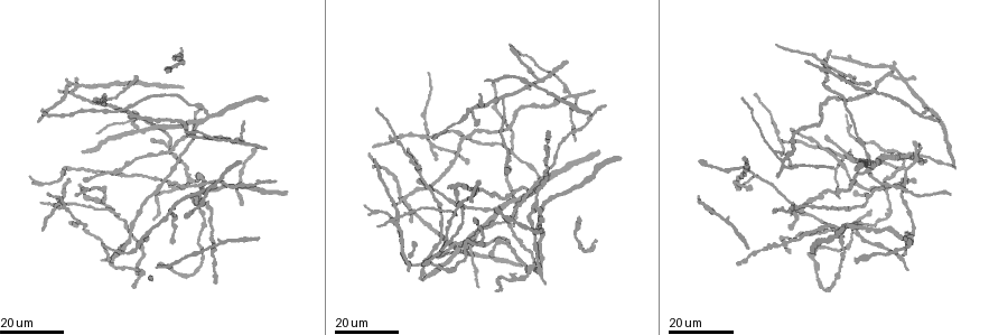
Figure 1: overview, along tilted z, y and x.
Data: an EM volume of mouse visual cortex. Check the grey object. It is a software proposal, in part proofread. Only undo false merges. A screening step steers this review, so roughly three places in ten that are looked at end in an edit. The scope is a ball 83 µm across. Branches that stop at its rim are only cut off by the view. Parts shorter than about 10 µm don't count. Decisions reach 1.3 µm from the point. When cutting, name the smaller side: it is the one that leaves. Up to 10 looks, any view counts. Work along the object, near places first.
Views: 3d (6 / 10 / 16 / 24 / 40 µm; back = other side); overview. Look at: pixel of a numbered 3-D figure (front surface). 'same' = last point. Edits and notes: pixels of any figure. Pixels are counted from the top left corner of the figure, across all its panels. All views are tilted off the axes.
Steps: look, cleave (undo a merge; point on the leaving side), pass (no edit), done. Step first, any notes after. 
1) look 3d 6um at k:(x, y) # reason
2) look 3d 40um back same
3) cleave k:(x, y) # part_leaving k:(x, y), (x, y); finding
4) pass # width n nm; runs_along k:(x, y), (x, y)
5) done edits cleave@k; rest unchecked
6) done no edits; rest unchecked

look 3d 24um at 1:(138, 244) # three-way junction

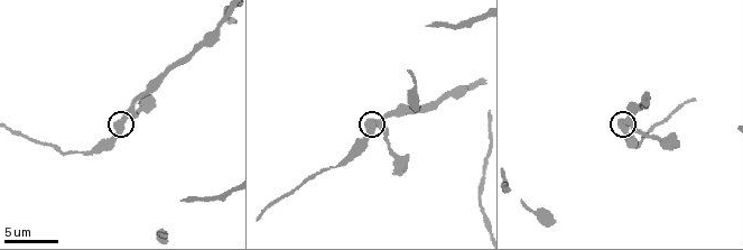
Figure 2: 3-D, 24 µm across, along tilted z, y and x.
look 3d 6um at 2:(121, 125)

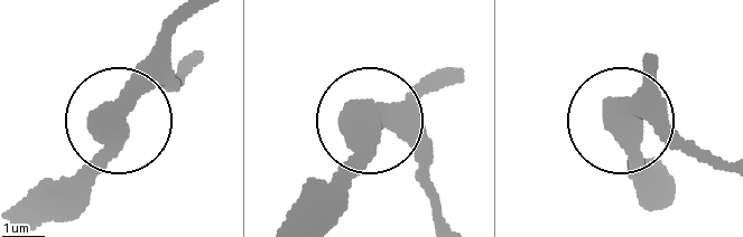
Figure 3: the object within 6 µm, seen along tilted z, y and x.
pass # continuous, no second neuron

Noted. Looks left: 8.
look 3d 24um at 1:(418, 172) # sudden change in width

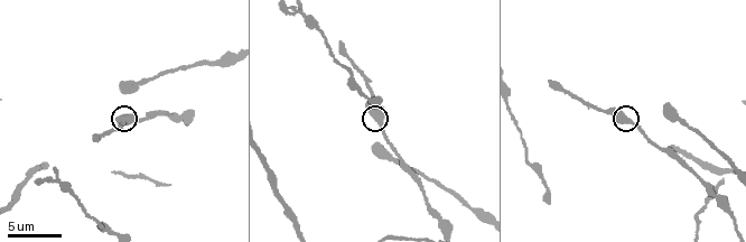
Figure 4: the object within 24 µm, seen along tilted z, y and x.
look 3d 10um at 4:(625, 118) # zoom in

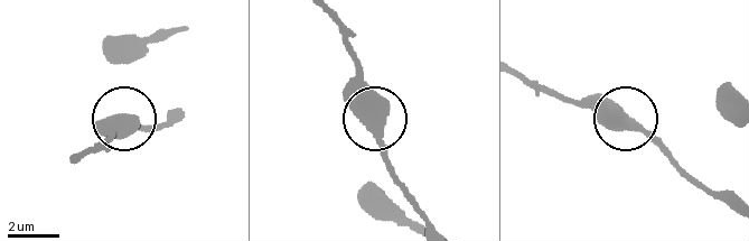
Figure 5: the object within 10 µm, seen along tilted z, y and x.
pass # all the same neuron

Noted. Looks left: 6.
look 3d 24um at 1:(779, 160) # branch point

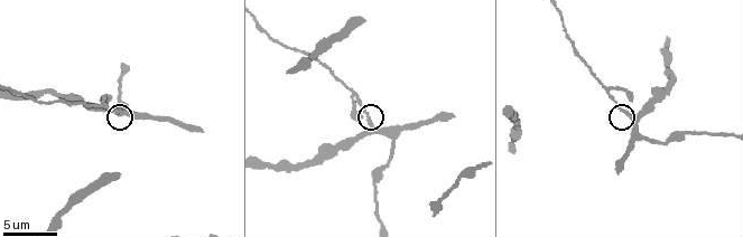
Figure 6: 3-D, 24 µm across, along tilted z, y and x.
look 3d 10um at 6:(372, 126)

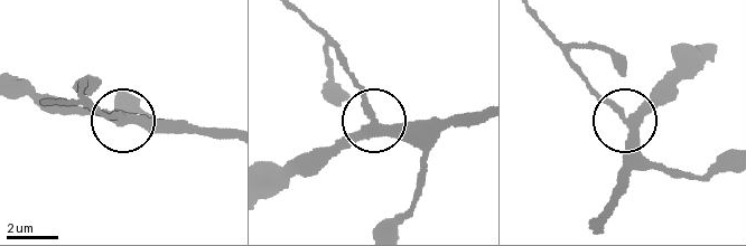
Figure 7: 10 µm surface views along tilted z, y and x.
cleave 7:(105, 117) # arms 3; two neurons meet here

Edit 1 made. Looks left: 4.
look overview

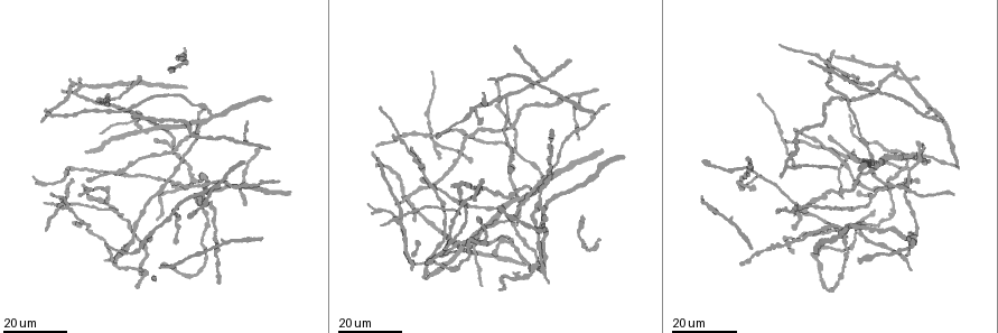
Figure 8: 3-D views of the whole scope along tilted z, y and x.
look 3d 16um at 8:(534, 269)

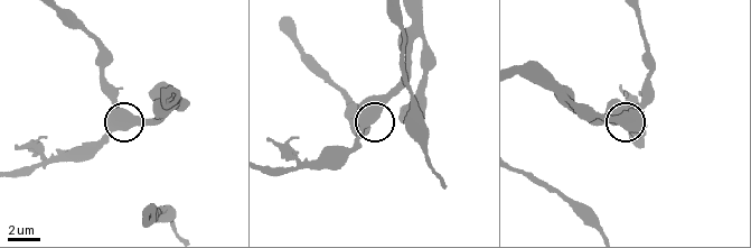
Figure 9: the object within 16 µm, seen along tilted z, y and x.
look 3d 10um at 9:(366, 120)

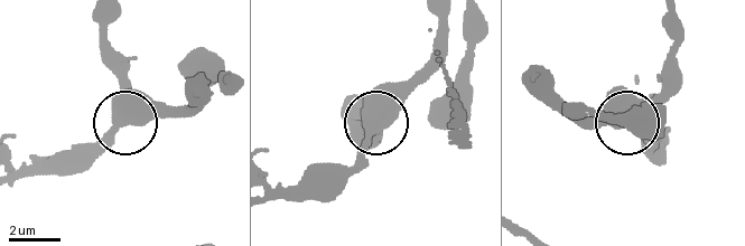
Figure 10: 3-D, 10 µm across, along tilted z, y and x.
pass # runs_along 10:(346, 102), (353, 136), (376, 126), (343, 173); one neuron here

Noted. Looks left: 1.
done edits cleave@7; rest unchecked

